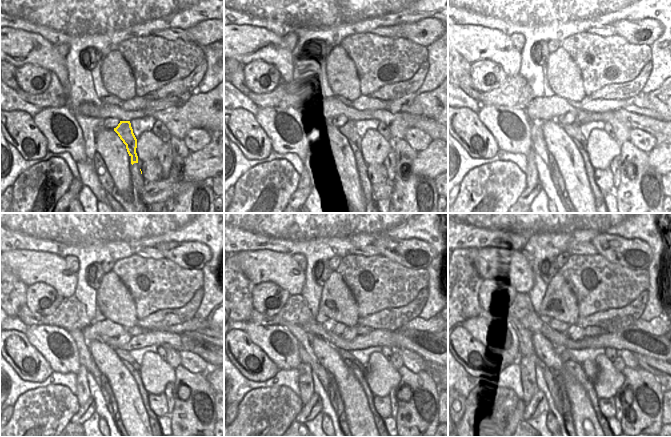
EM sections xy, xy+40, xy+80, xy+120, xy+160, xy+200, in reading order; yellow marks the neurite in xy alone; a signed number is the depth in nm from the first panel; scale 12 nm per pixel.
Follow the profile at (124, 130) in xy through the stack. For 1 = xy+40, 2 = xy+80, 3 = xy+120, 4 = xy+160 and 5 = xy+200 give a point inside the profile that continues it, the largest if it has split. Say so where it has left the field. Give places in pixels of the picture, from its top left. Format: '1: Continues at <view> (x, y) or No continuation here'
1: Continues at xy+40 (349, 130)
2: Continues at xy+80 (573, 130)
3: Continues at xy+120 (132, 366)
4: Continues at xy+160 (353, 364)
5: Continues at xy+200 (570, 366).

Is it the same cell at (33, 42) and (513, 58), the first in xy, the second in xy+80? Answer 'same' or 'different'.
same

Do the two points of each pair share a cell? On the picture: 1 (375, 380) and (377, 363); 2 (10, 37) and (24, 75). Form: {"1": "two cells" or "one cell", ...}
{"1": "one cell", "2": "two cells"}

